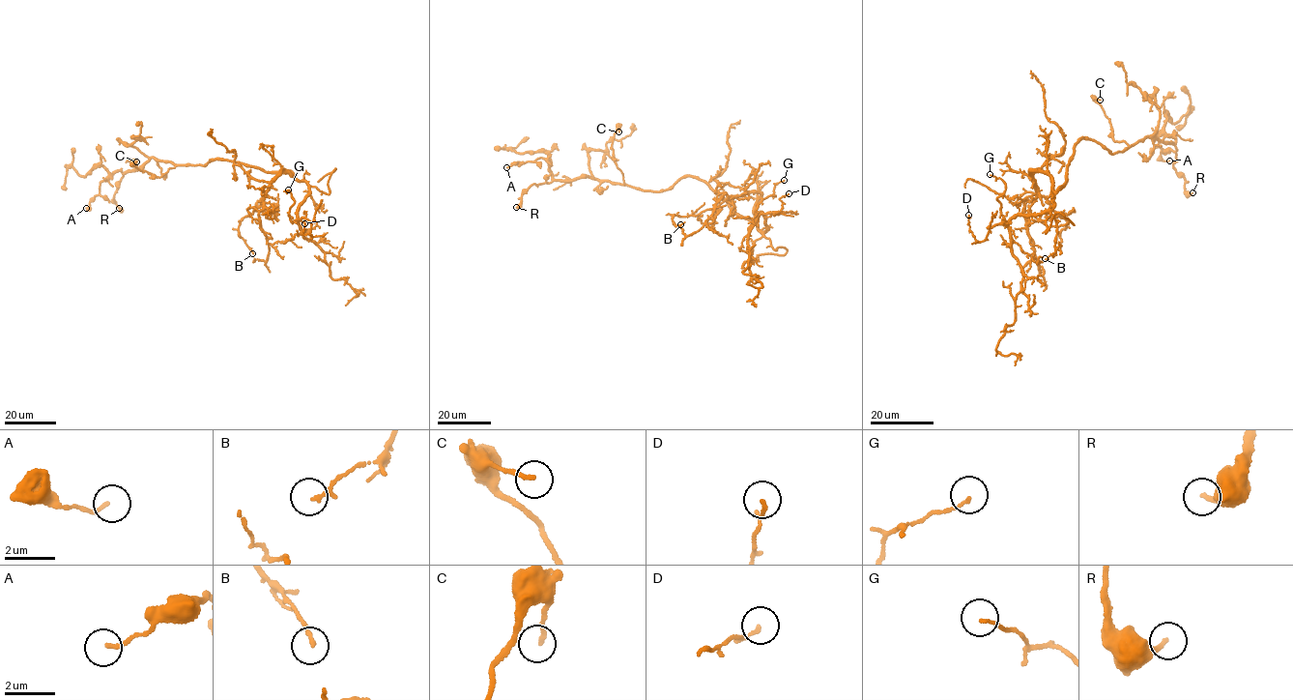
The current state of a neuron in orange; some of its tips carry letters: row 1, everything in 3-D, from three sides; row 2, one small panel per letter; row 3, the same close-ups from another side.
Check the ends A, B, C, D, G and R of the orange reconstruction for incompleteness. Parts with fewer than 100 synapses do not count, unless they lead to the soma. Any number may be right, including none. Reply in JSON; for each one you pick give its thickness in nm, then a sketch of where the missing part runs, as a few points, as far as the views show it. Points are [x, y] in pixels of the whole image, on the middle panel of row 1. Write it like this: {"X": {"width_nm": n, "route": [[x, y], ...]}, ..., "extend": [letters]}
{"extend": []}

